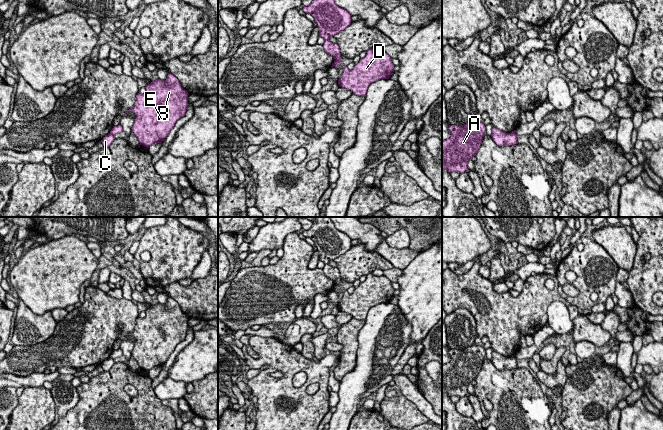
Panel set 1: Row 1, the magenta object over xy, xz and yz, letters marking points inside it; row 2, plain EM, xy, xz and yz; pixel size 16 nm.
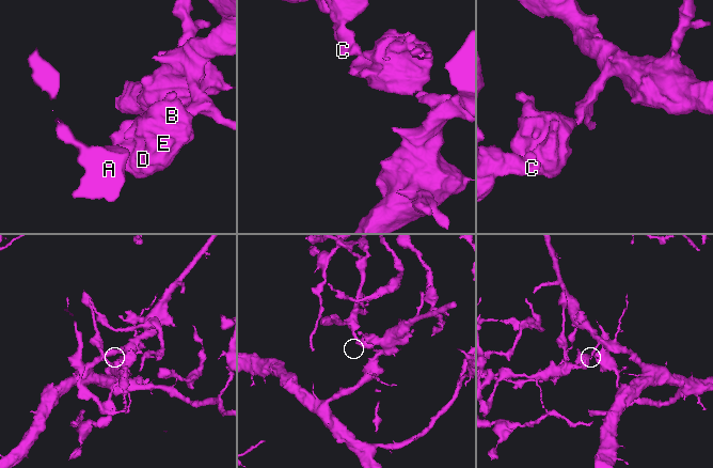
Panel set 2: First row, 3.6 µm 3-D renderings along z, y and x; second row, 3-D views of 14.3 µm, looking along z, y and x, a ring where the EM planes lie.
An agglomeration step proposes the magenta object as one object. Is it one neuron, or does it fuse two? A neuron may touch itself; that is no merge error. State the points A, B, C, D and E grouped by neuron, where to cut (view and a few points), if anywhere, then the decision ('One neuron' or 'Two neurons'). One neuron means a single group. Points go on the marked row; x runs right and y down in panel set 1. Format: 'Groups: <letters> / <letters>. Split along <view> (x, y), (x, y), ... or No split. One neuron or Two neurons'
Groups: A C / B D E. Split along xy (110, 132), (113, 135). Two neurons

